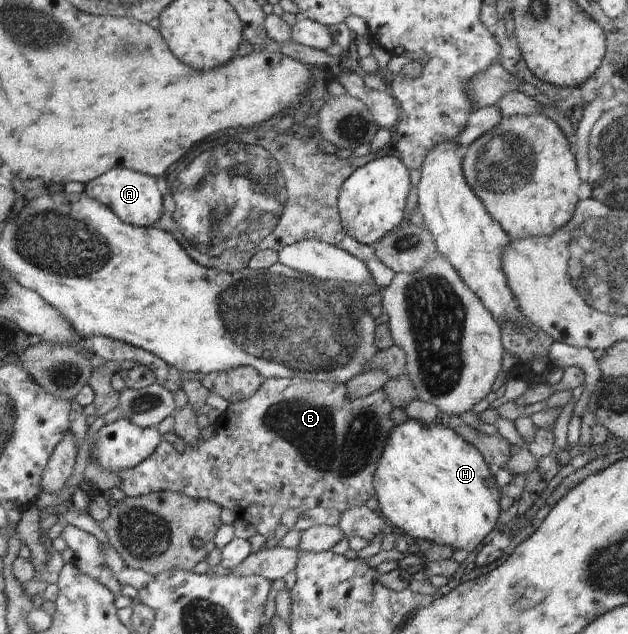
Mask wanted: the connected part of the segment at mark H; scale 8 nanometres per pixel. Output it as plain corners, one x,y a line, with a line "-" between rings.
409,419
395,425
378,460
373,482
384,517
390,519
393,528
410,542
426,540
450,545
454,551
464,549
471,552
498,525
501,491
496,484
494,469
484,461
474,445
464,441
441,421
427,426

